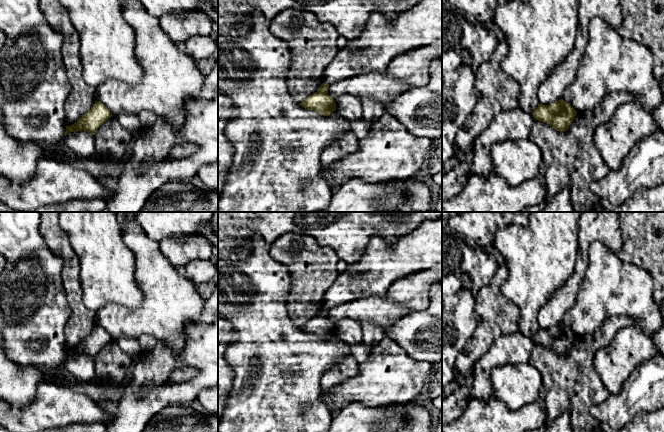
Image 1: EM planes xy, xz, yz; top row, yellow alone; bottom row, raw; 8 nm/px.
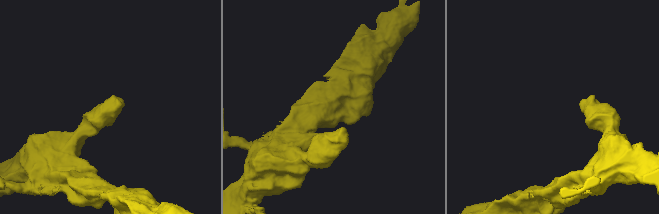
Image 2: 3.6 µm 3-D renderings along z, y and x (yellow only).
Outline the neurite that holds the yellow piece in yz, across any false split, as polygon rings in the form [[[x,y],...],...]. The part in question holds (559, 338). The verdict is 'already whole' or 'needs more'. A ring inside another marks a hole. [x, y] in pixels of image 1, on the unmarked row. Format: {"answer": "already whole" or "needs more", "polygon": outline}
{"answer": "already whole", "polygon": [[[561,323],[549,329],[539,328],[532,338],[535,344],[547,347],[555,354],[564,356],[572,348],[577,335]]]}

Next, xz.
{"answer": "already whole", "polygon": [[[322,307],[318,315],[309,319],[300,330],[307,334],[314,334],[321,339],[329,340],[336,335],[336,327],[328,319],[329,309]]]}

